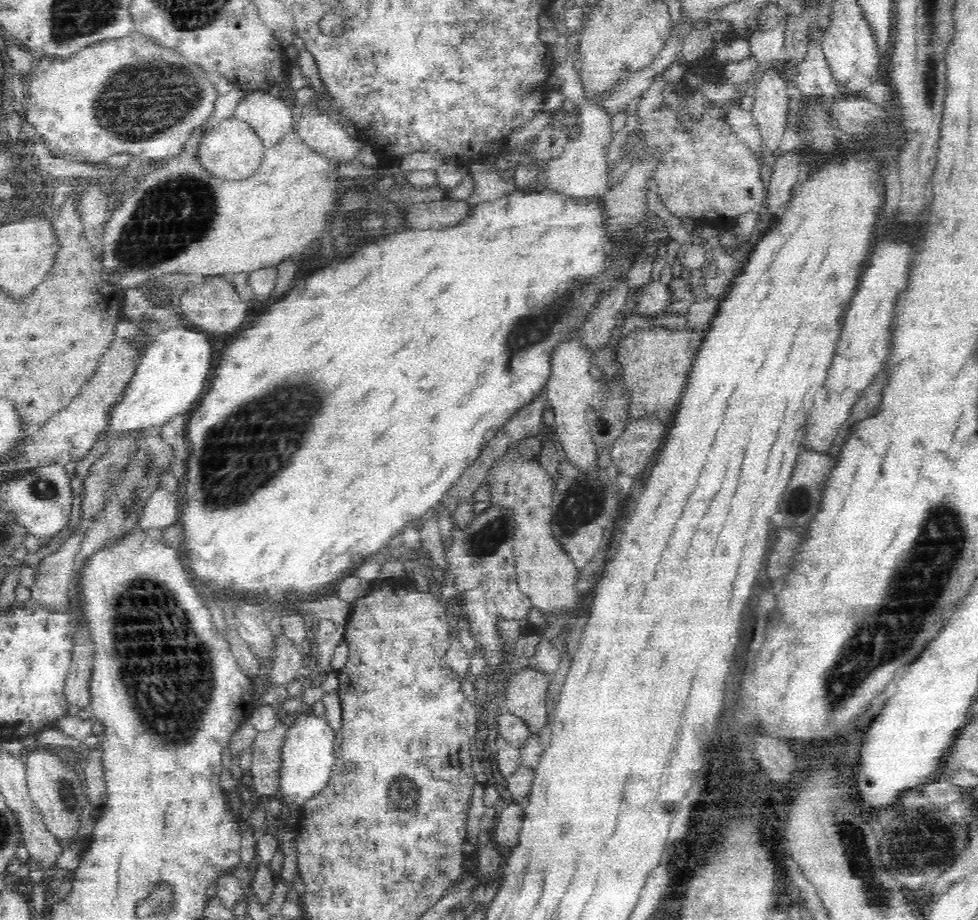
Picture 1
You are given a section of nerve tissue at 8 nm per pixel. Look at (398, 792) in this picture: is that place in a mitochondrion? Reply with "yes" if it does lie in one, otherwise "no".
yes

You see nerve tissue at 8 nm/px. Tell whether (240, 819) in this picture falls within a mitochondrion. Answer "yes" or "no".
no

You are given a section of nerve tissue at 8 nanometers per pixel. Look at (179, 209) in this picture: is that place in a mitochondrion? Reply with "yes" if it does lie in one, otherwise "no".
yes

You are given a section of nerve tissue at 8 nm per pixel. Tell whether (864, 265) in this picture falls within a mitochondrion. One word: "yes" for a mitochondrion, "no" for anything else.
no

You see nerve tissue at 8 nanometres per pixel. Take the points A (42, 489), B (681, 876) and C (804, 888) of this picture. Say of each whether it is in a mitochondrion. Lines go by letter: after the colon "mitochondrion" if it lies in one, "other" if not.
A: mitochondrion
B: other
C: other

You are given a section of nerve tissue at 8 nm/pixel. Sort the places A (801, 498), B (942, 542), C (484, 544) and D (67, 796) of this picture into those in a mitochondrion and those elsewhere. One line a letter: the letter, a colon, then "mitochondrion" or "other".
A: mitochondrion
B: mitochondrion
C: mitochondrion
D: other

